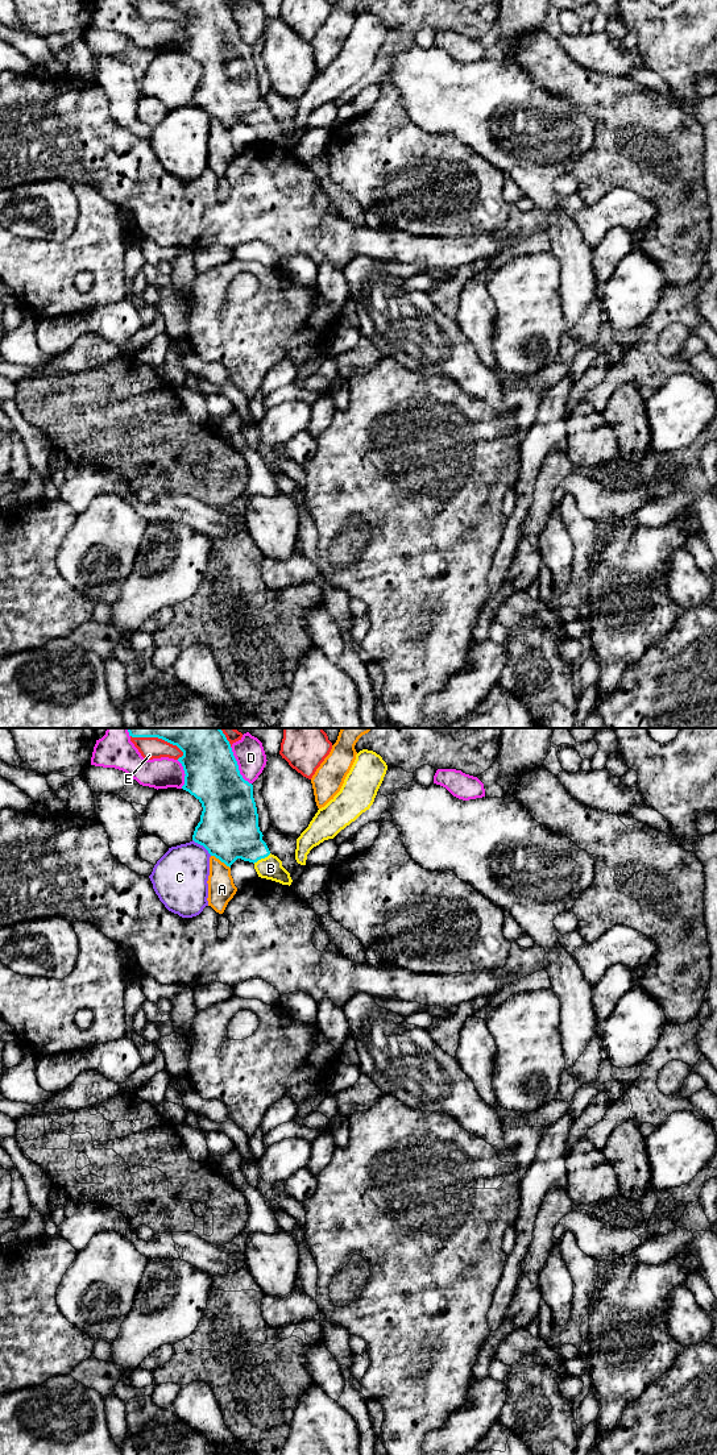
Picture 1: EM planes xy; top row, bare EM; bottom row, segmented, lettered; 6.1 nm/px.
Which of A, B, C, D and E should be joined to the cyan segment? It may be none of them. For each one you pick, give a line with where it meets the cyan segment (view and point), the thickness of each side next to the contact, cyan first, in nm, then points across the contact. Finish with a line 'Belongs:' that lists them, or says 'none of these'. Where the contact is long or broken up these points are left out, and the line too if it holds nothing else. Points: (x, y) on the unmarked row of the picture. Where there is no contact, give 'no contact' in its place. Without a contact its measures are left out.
B: xy (261, 120) | 340/140 nm | across xy (229, 94), (261, 120), (270, 131)
Belongs: B

